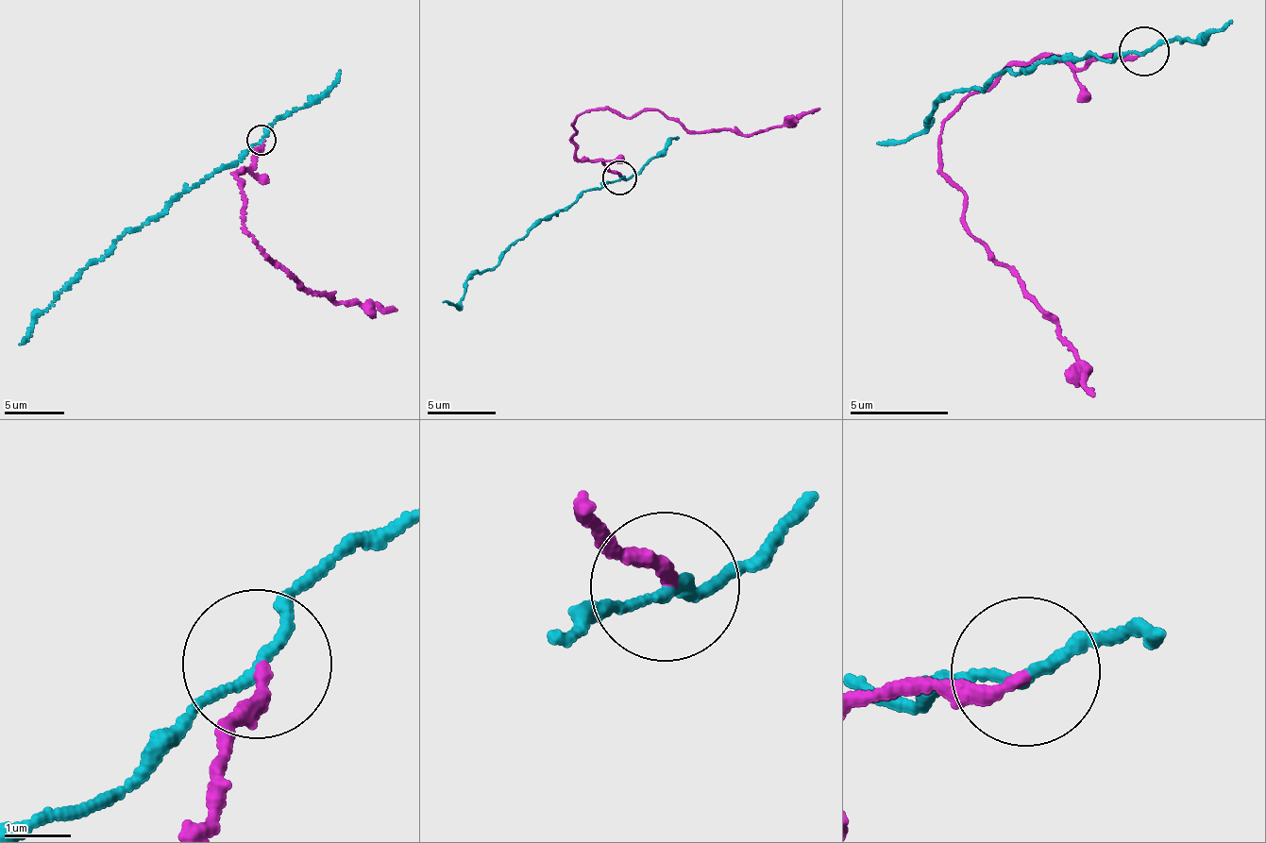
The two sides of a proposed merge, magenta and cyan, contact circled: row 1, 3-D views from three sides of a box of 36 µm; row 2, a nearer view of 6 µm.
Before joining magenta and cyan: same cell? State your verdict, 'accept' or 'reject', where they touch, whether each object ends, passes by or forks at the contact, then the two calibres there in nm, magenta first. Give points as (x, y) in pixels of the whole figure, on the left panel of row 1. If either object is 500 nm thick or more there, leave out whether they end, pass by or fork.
reject; place (261, 140); magenta ends; cyan passes by; calibres 200 and 140 nm

